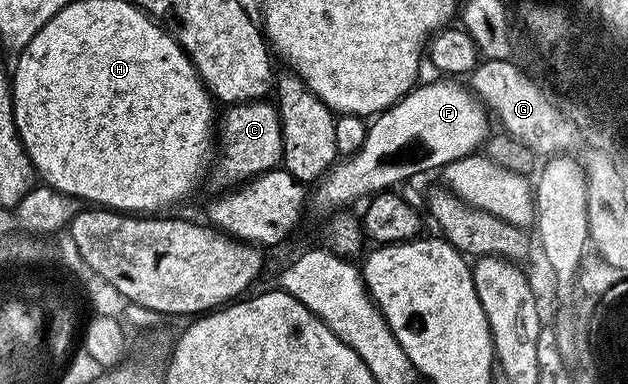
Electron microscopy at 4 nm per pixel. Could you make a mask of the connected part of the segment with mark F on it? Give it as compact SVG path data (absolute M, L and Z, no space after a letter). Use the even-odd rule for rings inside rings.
M439 79L428 85L416 84L411 92L405 94L394 105L384 109L367 126L367 138L359 149L335 162L322 177L319 178L315 189L315 205L321 212L330 214L342 210L350 201L362 202L372 195L394 190L395 185L415 177L418 173L427 173L430 169L442 170L443 166L453 163L462 157L470 157L476 151L482 150L492 132L487 122L488 110L475 93L466 84L458 85L455 79Z

